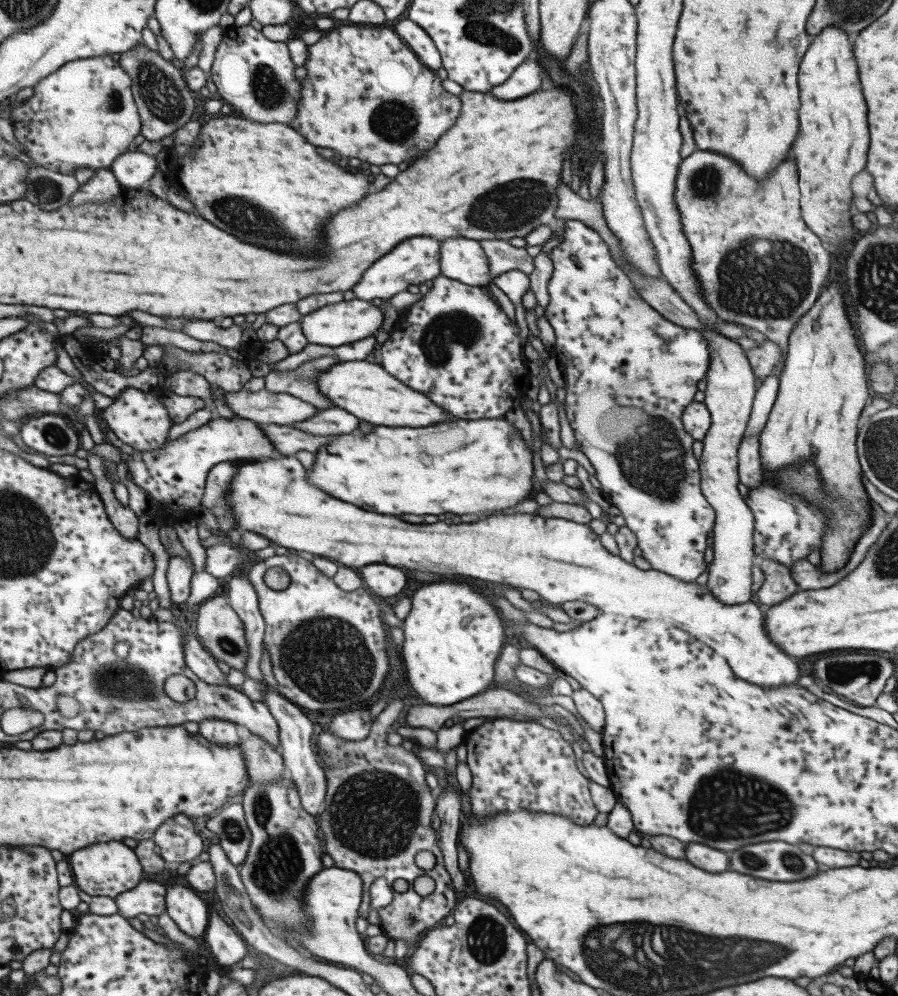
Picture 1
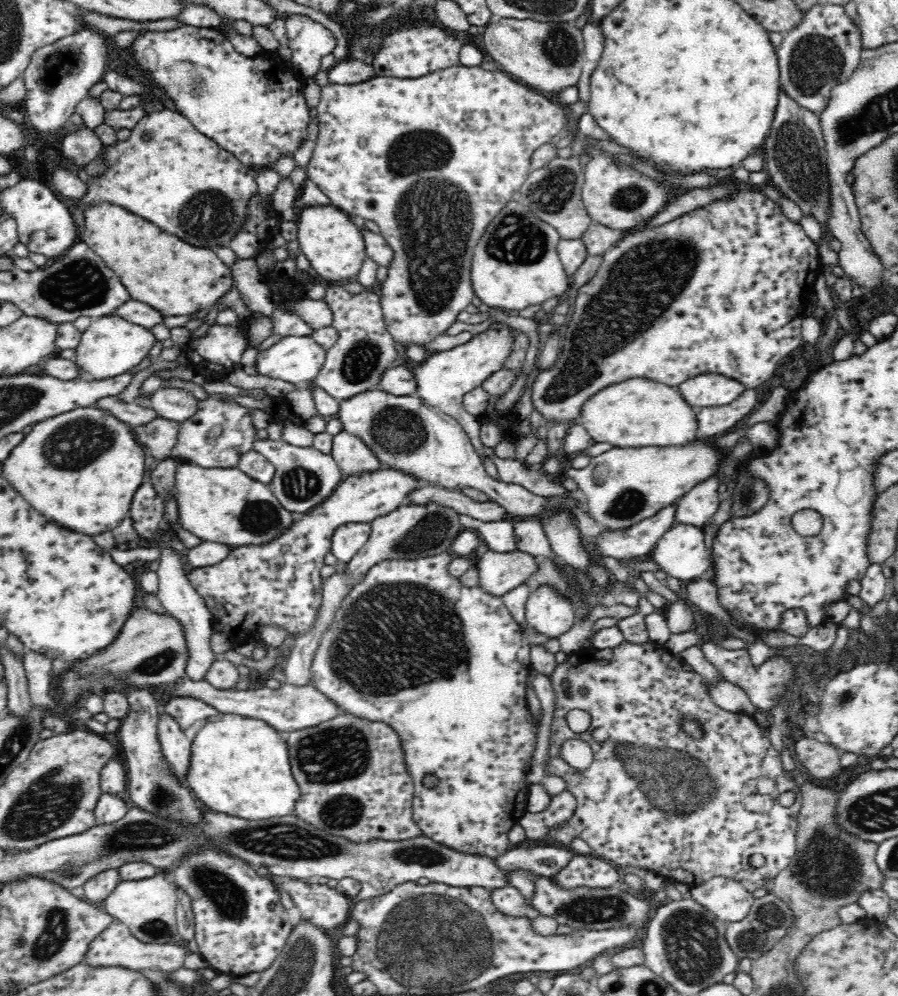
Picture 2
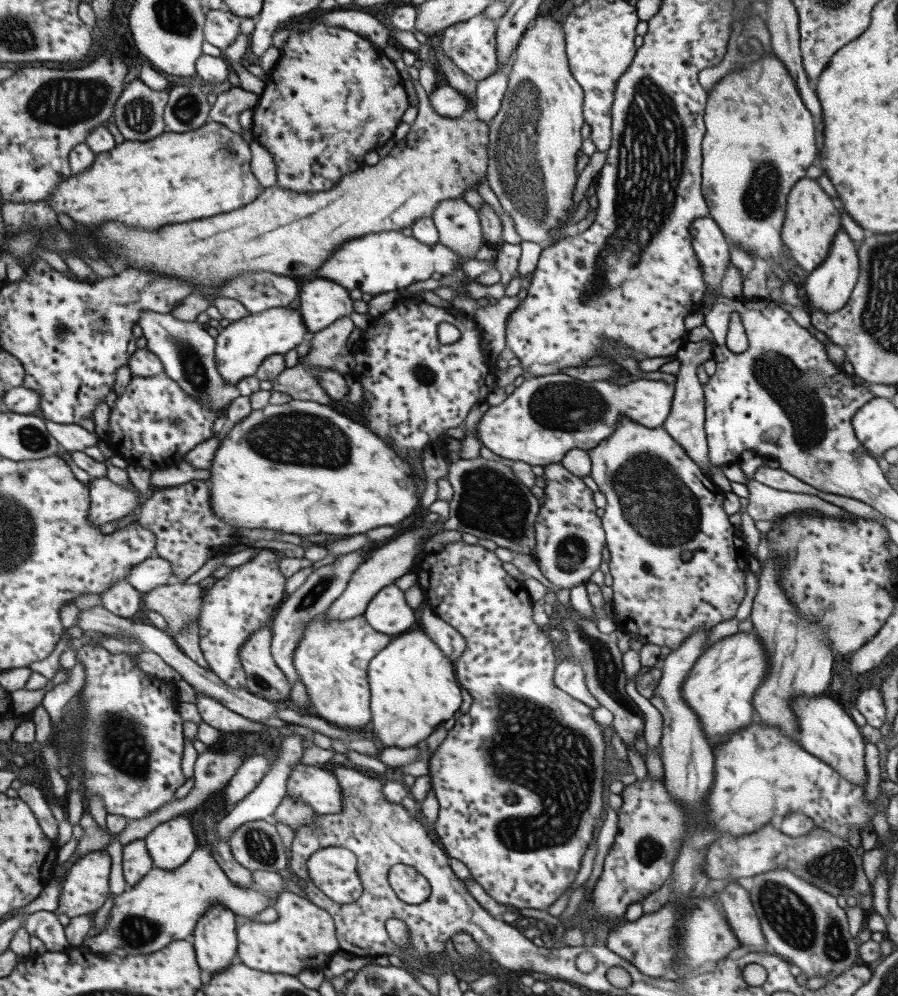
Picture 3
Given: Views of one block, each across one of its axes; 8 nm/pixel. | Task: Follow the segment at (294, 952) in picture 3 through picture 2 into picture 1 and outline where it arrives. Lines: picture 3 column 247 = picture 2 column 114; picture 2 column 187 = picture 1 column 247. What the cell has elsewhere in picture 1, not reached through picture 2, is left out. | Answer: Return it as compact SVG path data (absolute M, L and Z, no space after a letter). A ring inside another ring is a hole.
M208 905L208 921L205 929L205 948L211 960L223 968L231 969L247 955L252 955L241 936L218 912Z

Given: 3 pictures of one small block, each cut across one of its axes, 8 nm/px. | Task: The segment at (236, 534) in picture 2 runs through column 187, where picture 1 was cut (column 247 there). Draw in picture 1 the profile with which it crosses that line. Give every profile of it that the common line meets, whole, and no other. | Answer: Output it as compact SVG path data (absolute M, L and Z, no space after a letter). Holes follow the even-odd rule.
M282 455L269 457L268 459L263 459L262 461L255 462L244 462L239 463L237 472L235 476L231 476L231 482L229 482L229 492L225 494L225 499L229 502L229 509L232 510L234 514L234 520L236 524L234 528L237 530L243 529L244 531L250 531L256 533L269 539L271 544L275 542L275 546L283 547L285 549L291 549L294 551L307 552L315 557L322 557L328 559L329 561L334 561L340 565L349 566L349 568L359 568L359 566L365 566L366 564L387 564L387 566L401 566L401 569L407 568L408 570L419 570L427 571L432 573L440 573L441 575L462 575L463 577L471 577L473 579L478 579L481 581L489 581L492 583L499 583L501 585L509 585L510 587L531 590L536 592L542 602L559 606L561 603L567 601L585 601L597 609L601 613L613 613L614 615L623 615L625 617L631 617L639 620L660 620L671 623L671 626L679 628L695 637L695 639L703 642L708 648L711 648L718 656L721 656L726 660L732 673L741 680L748 682L749 684L755 684L763 688L779 688L783 686L789 686L789 684L796 684L797 678L801 676L799 673L799 666L793 662L793 658L789 658L786 653L781 652L779 648L776 648L769 640L765 628L763 628L763 617L764 608L761 607L754 601L747 601L741 604L721 604L719 600L715 600L715 596L709 593L706 586L698 586L693 583L683 583L678 579L673 579L671 576L664 574L664 572L659 572L653 569L640 570L629 562L624 562L619 556L612 556L603 549L600 545L599 538L597 534L594 534L587 525L576 524L575 522L569 522L563 520L563 518L543 518L529 515L529 514L511 514L510 516L503 516L503 514L495 514L495 516L487 516L487 518L479 518L479 522L473 522L469 524L443 524L443 522L435 522L435 524L405 524L393 516L381 516L381 514L375 514L375 512L365 512L365 510L359 510L355 508L353 504L343 504L341 500L335 500L331 496L327 496L327 492L321 492L319 488L307 484L307 472L305 468L299 463L294 455Z

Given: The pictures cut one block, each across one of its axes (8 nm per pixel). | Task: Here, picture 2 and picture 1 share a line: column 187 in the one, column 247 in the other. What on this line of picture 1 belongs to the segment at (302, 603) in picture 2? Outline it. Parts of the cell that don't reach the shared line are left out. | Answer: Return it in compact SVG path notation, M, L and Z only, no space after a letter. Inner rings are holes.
M283 555L283 556L271 556L265 560L256 560L246 568L246 578L249 584L253 586L254 592L257 596L258 609L264 622L264 635L262 638L262 644L265 651L269 653L271 660L271 670L273 678L277 681L277 686L274 690L277 694L285 697L289 702L301 708L307 708L307 710L329 710L329 708L343 708L343 706L351 706L351 704L357 704L357 702L363 702L367 700L369 696L373 696L385 682L385 676L389 672L389 664L387 662L387 652L385 650L385 644L387 644L387 636L381 626L381 620L379 619L379 608L377 604L369 597L363 590L363 588L357 588L350 592L344 592L339 590L337 586L331 581L331 578L323 576L320 572L307 560L303 560L297 555ZM272 566L280 566L287 575L289 575L289 586L285 590L270 590L265 586L263 582L263 575L267 568Z

